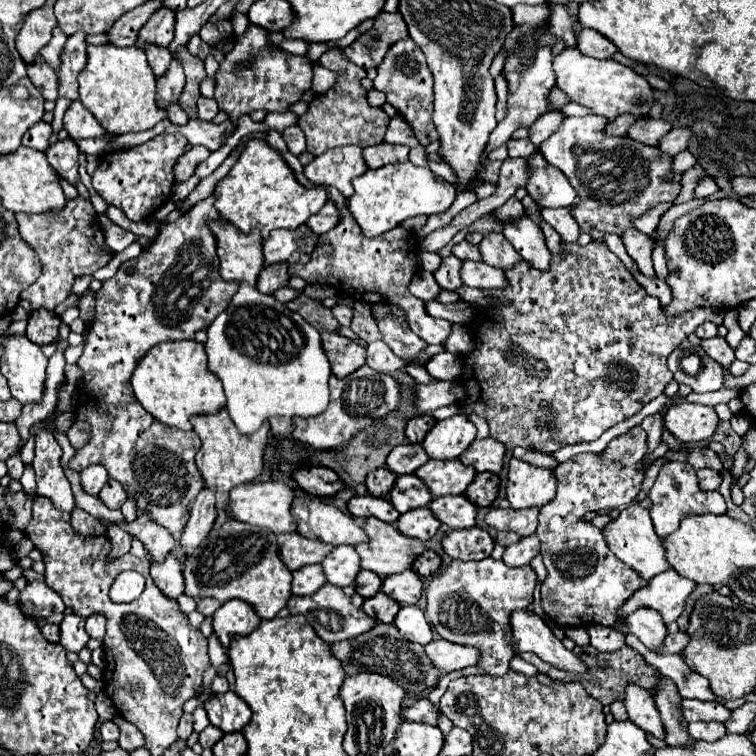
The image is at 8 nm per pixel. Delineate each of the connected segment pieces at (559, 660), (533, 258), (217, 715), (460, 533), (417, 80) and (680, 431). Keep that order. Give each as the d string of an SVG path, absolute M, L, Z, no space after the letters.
M526 609L512 611L510 627L512 627L512 649L516 653L530 651L558 669L568 669L572 673L586 673L586 667L582 667L582 663L574 659L574 653L568 651L552 635L550 627L538 615Z
M528 215L504 221L502 233L514 245L514 249L534 267L538 267L540 271L548 267L550 253L544 243L544 233Z
M232 691L210 697L208 701L204 701L204 709L208 713L210 725L218 727L222 733L240 731L252 715L248 711L248 705L238 699L238 695L234 695Z
M478 527L450 531L442 539L442 547L448 557L460 561L480 561L486 559L494 549L494 539Z
M408 37L408 39L400 39L396 41L390 51L386 53L382 67L376 69L378 75L374 79L374 87L382 93L386 93L388 103L404 117L404 121L412 127L416 139L420 141L420 145L430 145L432 141L438 139L438 133L434 131L434 123L432 123L432 75L430 69L426 65L426 57L420 51L420 47Z
M678 403L664 415L664 427L682 443L706 441L718 427L714 407L698 403Z

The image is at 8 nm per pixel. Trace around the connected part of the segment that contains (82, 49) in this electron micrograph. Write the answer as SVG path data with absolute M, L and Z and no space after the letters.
M72 35L60 55L58 67L58 97L70 101L78 99L78 73L86 65L86 41L84 35Z

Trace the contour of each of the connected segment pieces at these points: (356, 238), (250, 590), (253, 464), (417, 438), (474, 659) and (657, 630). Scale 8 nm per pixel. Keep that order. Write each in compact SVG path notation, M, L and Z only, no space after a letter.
M324 187L324 189L328 191L328 199L334 201L334 205L338 207L340 221L334 229L330 229L318 237L318 243L306 265L290 267L290 275L298 275L304 281L308 281L310 285L314 285L314 283L332 285L340 293L350 293L352 299L366 301L370 305L374 305L374 303L398 305L408 315L408 325L420 339L424 339L430 345L440 345L448 337L452 323L430 317L424 311L424 303L420 299L412 297L406 289L410 279L414 277L416 263L418 263L418 245L416 245L414 233L406 231L404 227L394 227L380 237L366 239L362 235L360 227L354 223L342 193L336 187Z
M226 519L222 525L216 523L208 537L190 555L186 555L182 573L186 587L184 595L192 597L194 601L202 597L214 597L220 603L242 599L250 603L262 619L274 619L290 599L292 573L284 563L280 563L276 535L272 531L250 527L248 523L238 523L232 519Z
M220 409L214 415L194 415L194 419L190 419L190 423L192 423L194 431L198 433L198 437L202 439L202 447L196 453L196 465L204 477L204 481L216 487L216 507L226 509L230 489L236 485L242 485L242 483L250 483L262 473L262 455L266 449L270 425L262 423L262 427L258 431L254 431L252 435L242 435L234 427L226 409Z
M416 415L406 421L406 439L410 443L422 443L422 437L434 427L436 419L432 415Z
M444 639L428 643L426 653L432 659L432 663L442 671L442 675L470 667L470 665L476 665L480 659L478 647L458 645L458 643L450 643Z
M650 609L634 611L634 615L626 619L626 623L616 623L614 629L624 635L626 633L636 635L652 651L658 649L666 637L666 625L662 623L662 617Z

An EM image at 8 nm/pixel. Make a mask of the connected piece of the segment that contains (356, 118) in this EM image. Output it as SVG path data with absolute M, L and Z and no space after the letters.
M330 49L326 51L320 59L318 65L338 73L336 83L322 95L316 95L308 111L300 115L300 129L306 135L306 151L312 155L320 155L326 149L332 147L342 147L342 145L358 145L358 147L368 147L368 145L378 145L384 139L386 127L388 127L388 115L378 109L370 107L366 101L366 89L360 85L360 81L366 77L366 71L358 65L354 65L342 49Z

